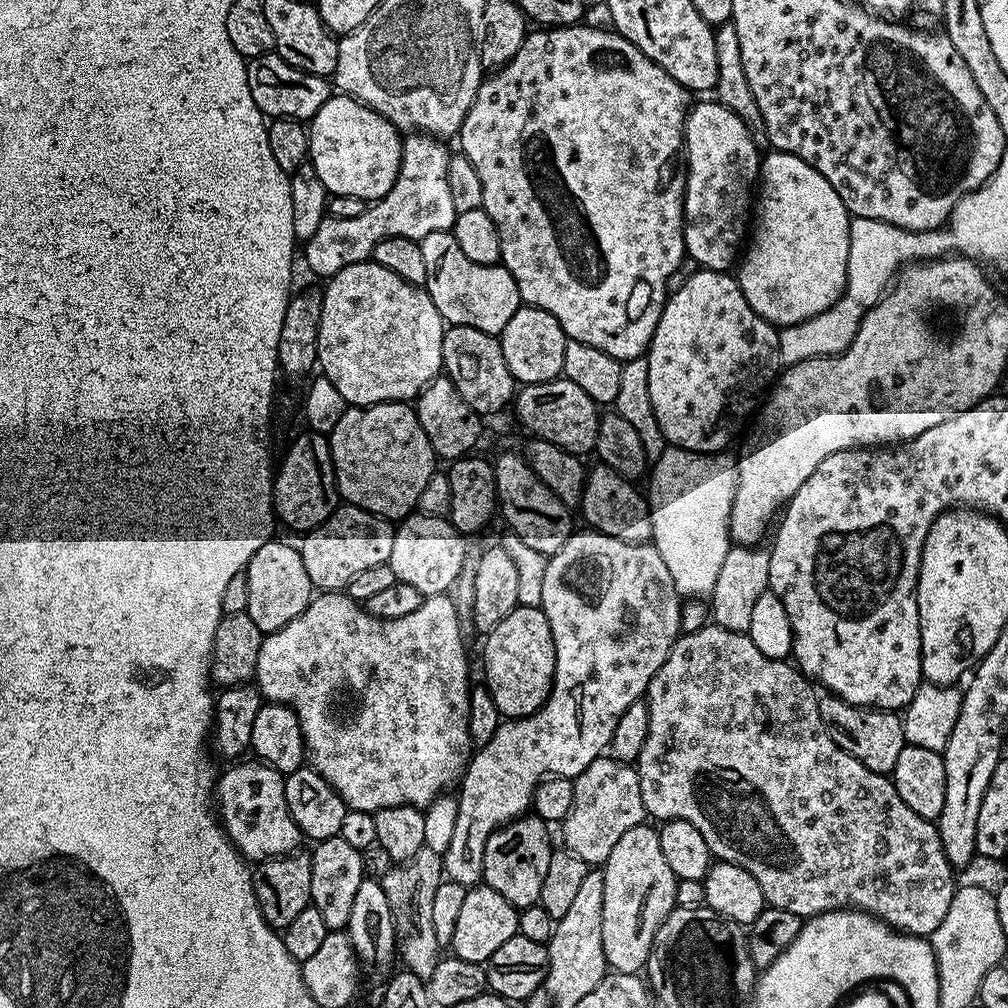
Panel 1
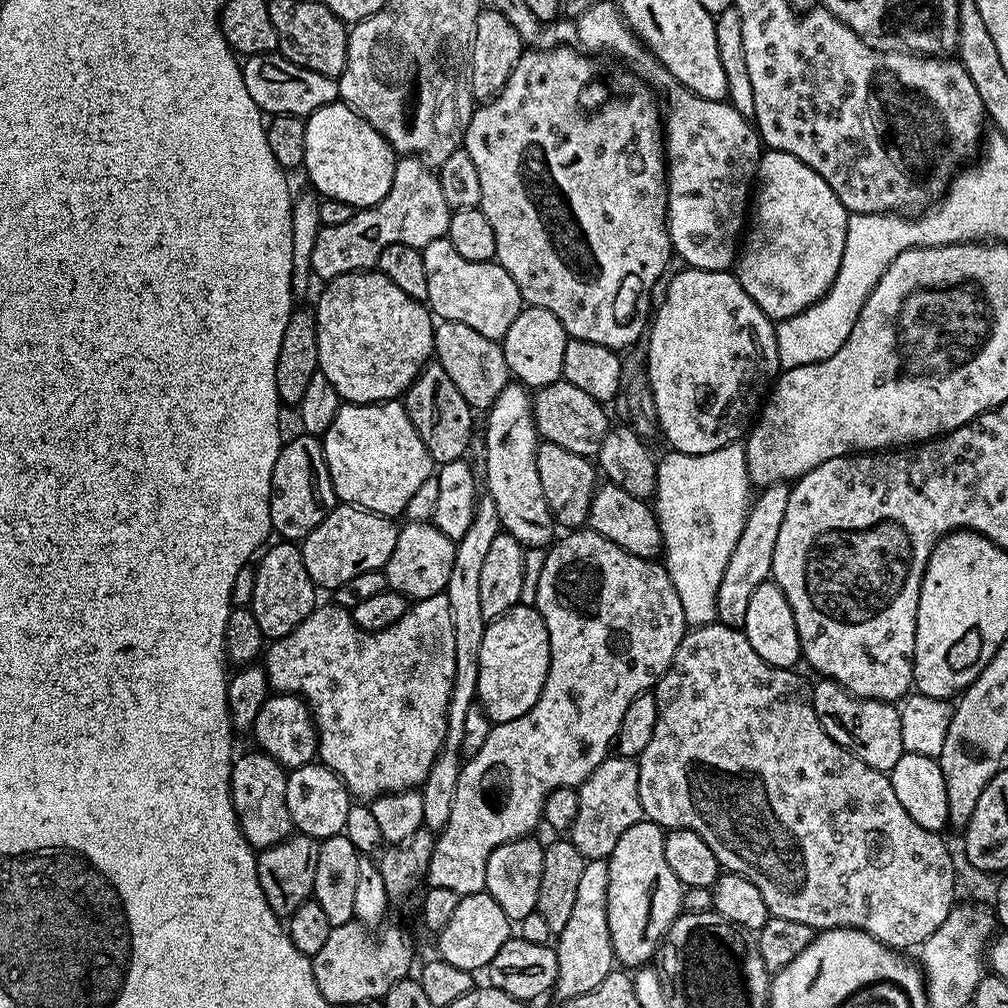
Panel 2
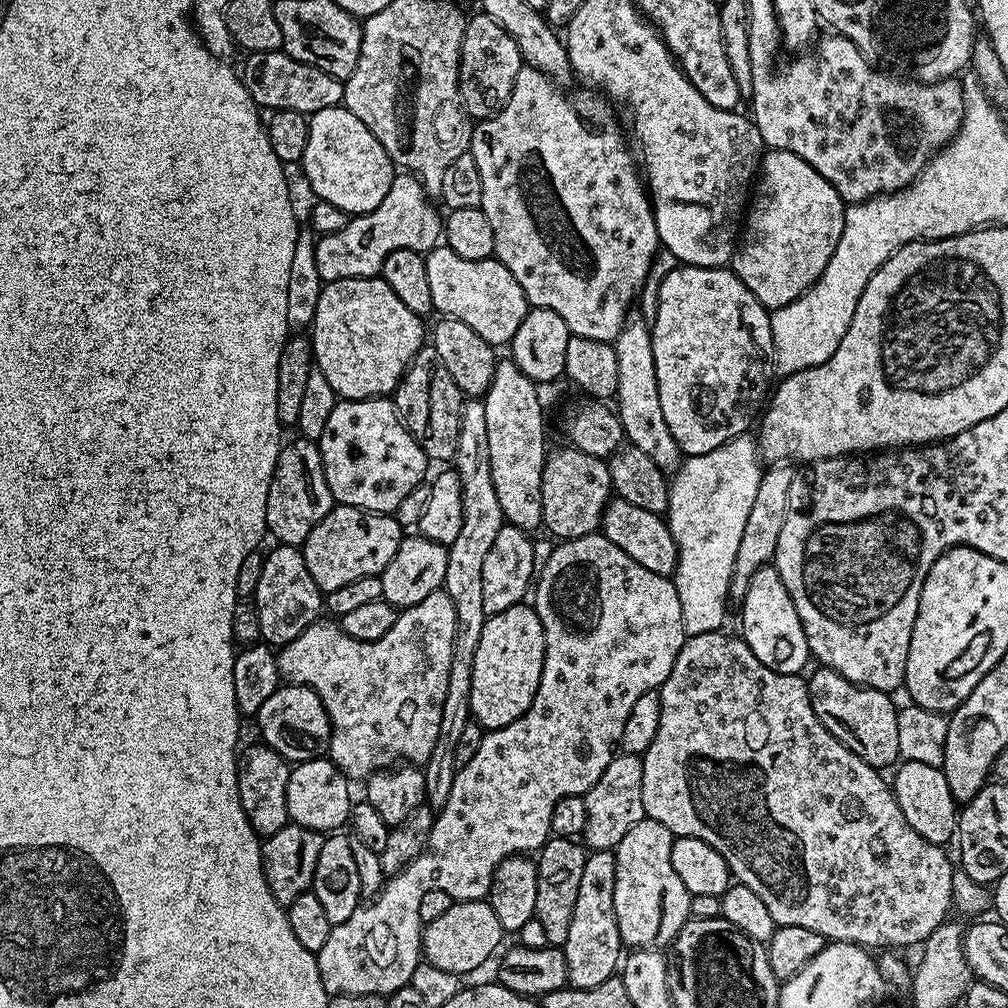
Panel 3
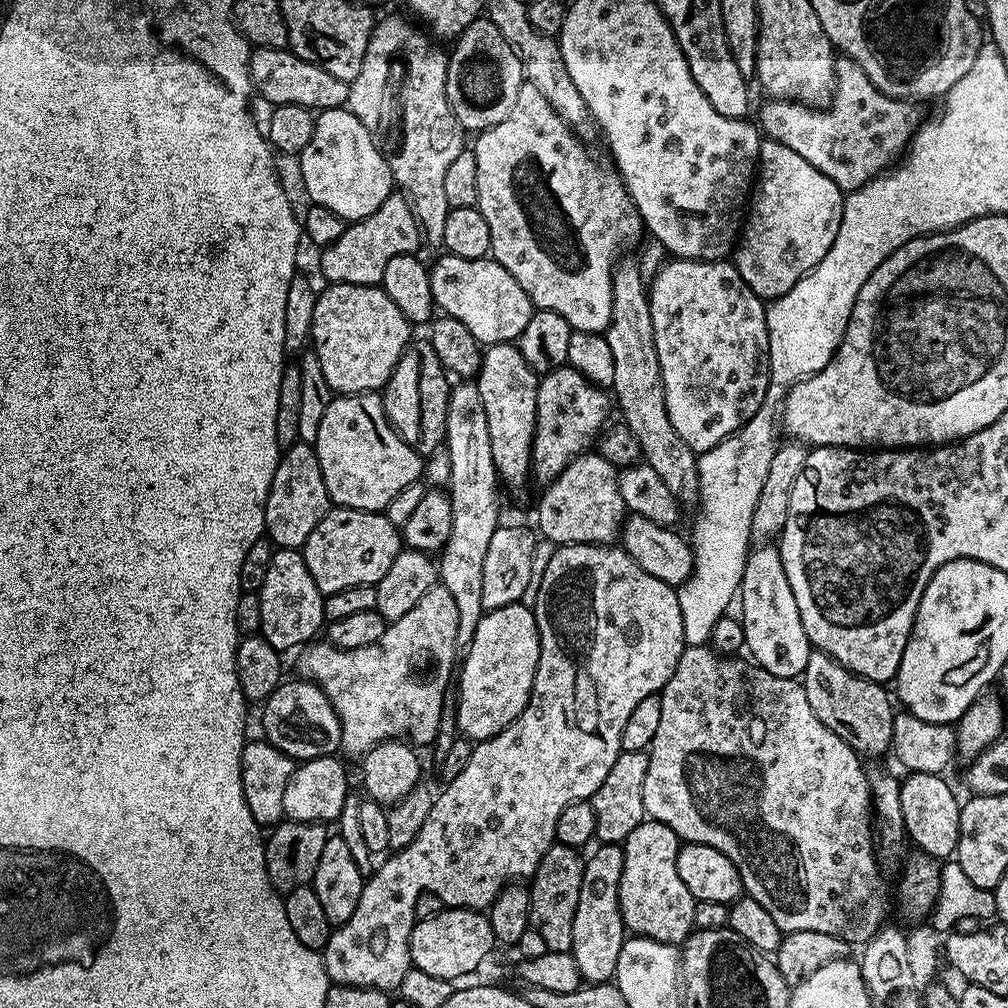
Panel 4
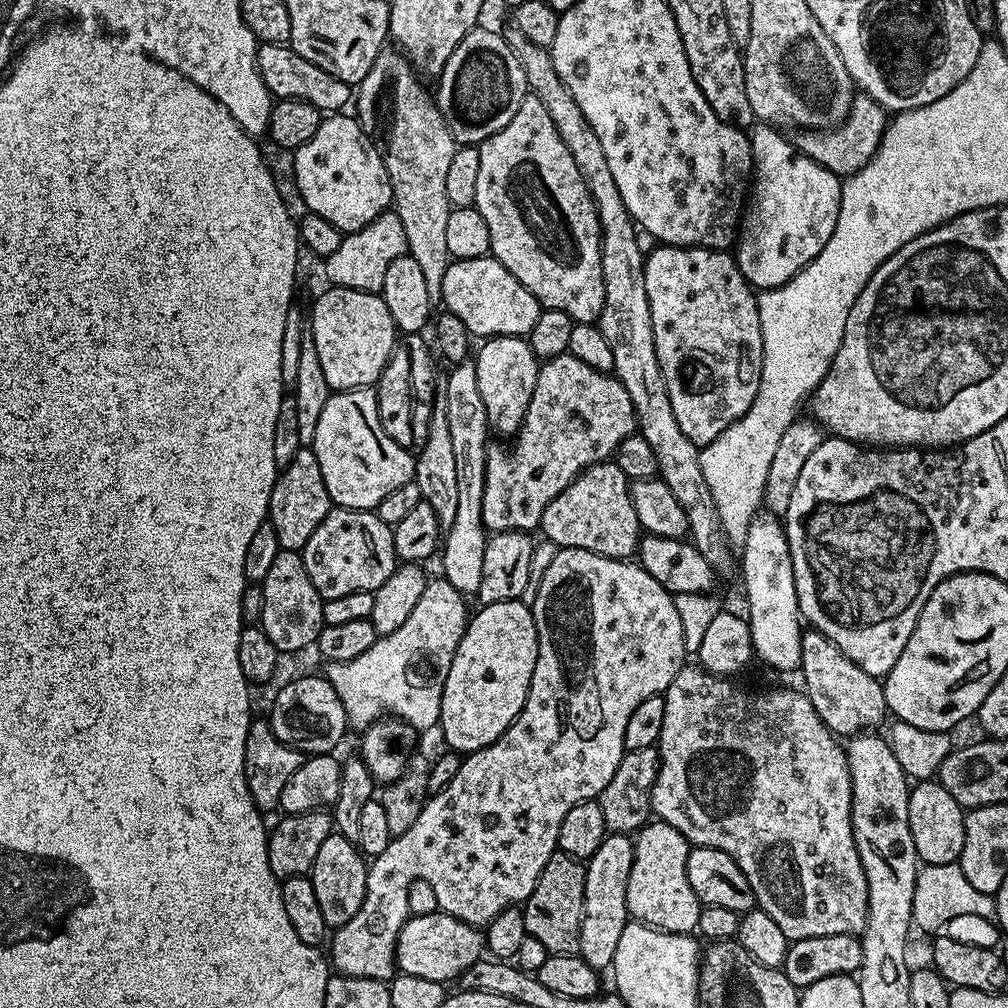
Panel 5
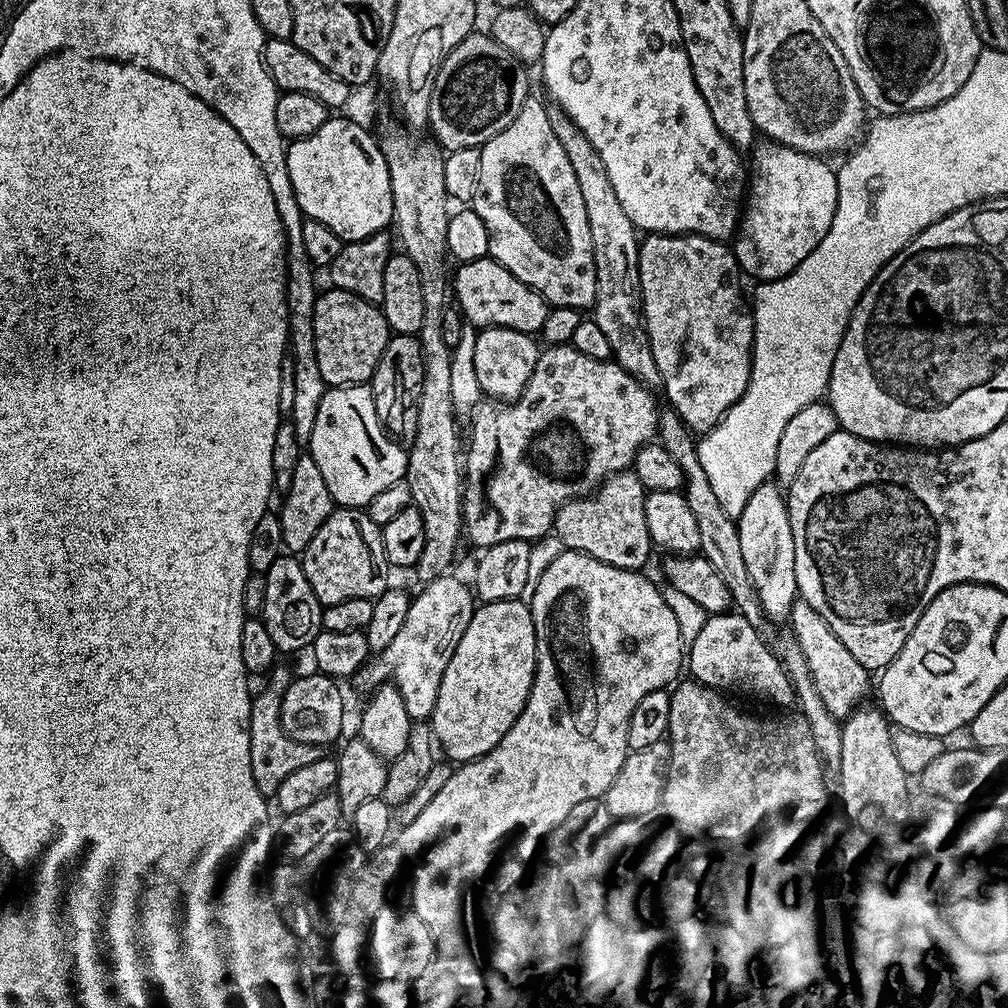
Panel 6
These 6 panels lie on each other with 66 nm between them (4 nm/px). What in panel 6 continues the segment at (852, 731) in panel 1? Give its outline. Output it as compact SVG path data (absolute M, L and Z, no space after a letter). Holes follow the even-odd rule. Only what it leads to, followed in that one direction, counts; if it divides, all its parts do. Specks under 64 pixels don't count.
M798 598L794 601L787 623L792 624L791 639L795 640L796 645L802 650L802 658L806 658L806 666L810 666L810 674L814 678L818 698L826 702L830 714L834 714L836 720L841 722L847 720L851 712L855 712L867 701L864 699L867 698L868 691L871 688L873 691L874 680L873 677L872 680L868 677L871 676L869 669L864 668L862 662L858 662L858 658L854 658L854 654L846 650L846 646L842 646L838 634L830 630L826 618L822 618L822 614L818 614L818 610L814 610L814 606L810 606L805 600Z

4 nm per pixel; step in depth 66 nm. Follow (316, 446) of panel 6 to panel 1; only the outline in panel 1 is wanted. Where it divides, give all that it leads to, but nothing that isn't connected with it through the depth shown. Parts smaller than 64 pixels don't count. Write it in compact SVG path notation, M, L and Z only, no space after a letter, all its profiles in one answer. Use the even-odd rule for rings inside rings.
M389 402L386 404L369 404L367 406L348 406L338 424L334 426L334 430L330 435L330 443L332 445L332 465L336 471L336 491L341 501L353 504L356 508L361 508L367 512L372 512L376 516L382 516L389 522L399 522L405 516L413 515L418 498L425 488L426 482L430 482L433 472L438 468L438 457L432 451L430 446L430 438L426 438L426 430L422 430L422 426L416 417L416 409L408 402Z

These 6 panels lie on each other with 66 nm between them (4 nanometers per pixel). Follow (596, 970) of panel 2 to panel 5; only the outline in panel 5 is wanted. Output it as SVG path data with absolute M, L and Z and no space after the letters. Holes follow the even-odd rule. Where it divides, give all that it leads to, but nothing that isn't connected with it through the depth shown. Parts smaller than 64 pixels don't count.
M609 834L604 837L602 846L586 862L586 894L584 913L580 931L580 950L578 955L594 969L611 969L614 950L618 950L618 938L630 922L626 906L626 882L630 878L630 866L634 862L633 837L628 834Z

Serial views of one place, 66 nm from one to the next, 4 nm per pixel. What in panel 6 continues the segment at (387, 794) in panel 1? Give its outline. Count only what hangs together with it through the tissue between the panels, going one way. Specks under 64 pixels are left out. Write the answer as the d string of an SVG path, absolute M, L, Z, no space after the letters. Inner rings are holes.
M445 574L427 581L421 587L424 589L412 596L408 617L406 622L402 622L402 630L398 630L394 642L390 642L390 646L386 646L375 658L369 659L358 673L358 680L368 690L375 690L388 681L395 684L413 721L427 721L431 717L434 702L438 702L442 674L446 674L446 666L458 642L462 642L462 634L466 634L466 626L470 626L474 611L473 589L452 575Z

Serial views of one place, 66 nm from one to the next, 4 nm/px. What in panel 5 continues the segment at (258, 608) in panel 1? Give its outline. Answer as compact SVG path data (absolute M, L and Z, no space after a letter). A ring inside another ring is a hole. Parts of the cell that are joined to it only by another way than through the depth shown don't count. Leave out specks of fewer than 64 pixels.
M281 550L270 565L262 587L264 597L258 624L264 629L266 638L274 642L277 652L287 654L287 652L300 652L303 648L311 649L325 626L322 618L324 601L321 600L318 590L314 590L310 574L306 574L303 555L300 552Z

